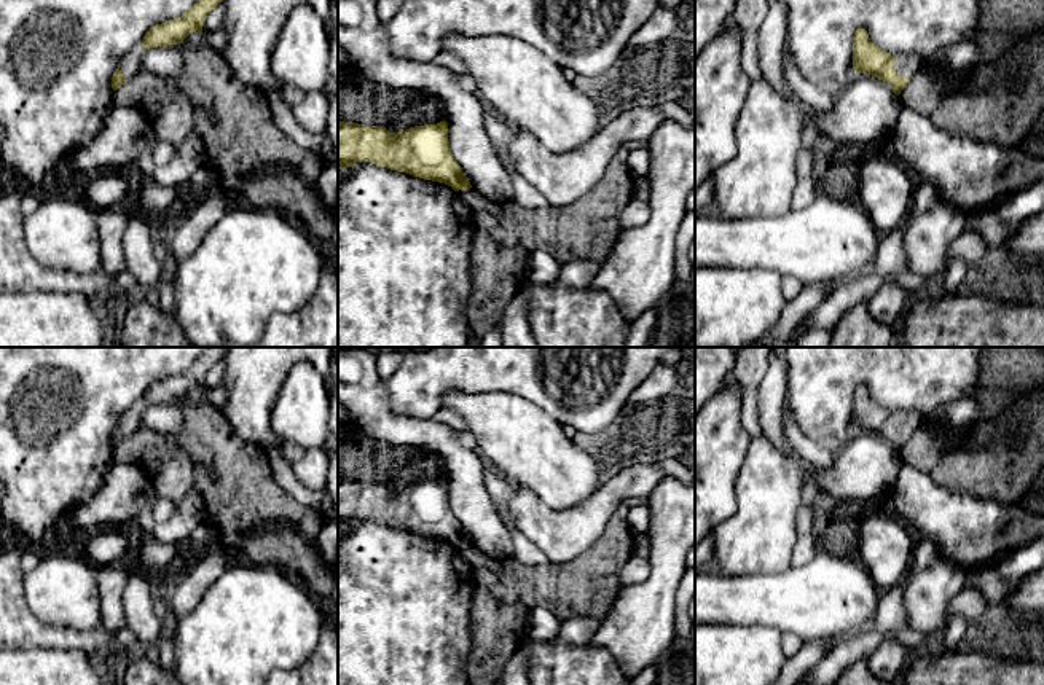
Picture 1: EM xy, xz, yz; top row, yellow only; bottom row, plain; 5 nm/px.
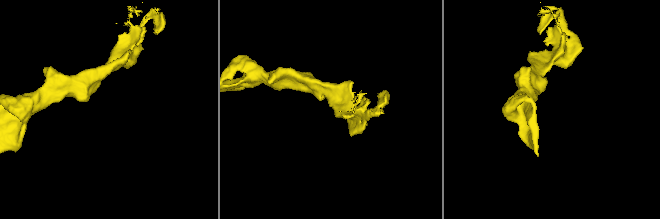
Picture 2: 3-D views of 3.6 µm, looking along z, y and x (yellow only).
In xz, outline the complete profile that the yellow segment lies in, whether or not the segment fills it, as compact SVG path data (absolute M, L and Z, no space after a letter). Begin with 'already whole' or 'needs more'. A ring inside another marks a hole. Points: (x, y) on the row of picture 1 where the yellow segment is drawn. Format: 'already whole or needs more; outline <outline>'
already whole; outline M338 119L338 169L351 167L355 162L371 162L440 182L454 191L472 188L462 167L453 158L446 121L389 132L383 126Z

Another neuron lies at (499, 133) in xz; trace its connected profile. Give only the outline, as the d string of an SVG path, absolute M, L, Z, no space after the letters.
M485 105L483 123L486 134L499 155L504 166L510 169L510 142L513 137L513 129L507 124L507 121L497 115L491 107Z

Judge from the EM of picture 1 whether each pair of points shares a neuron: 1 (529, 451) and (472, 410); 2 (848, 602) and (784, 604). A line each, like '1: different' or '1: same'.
1: same
2: same

